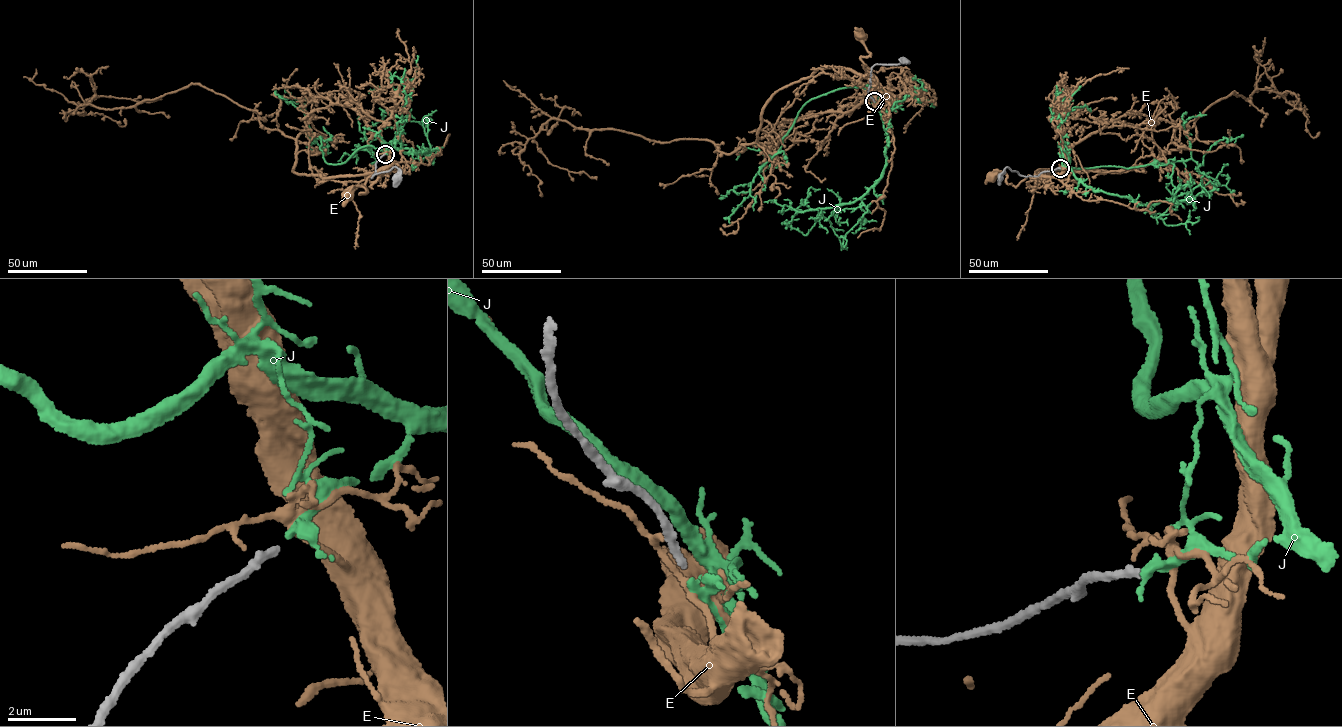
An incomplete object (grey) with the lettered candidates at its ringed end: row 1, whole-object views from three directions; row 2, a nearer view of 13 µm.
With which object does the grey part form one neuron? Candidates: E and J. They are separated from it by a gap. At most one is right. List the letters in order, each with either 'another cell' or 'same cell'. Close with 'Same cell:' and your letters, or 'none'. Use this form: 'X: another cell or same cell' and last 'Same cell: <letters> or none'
E: another cell
J: same cell
Same cell: J

